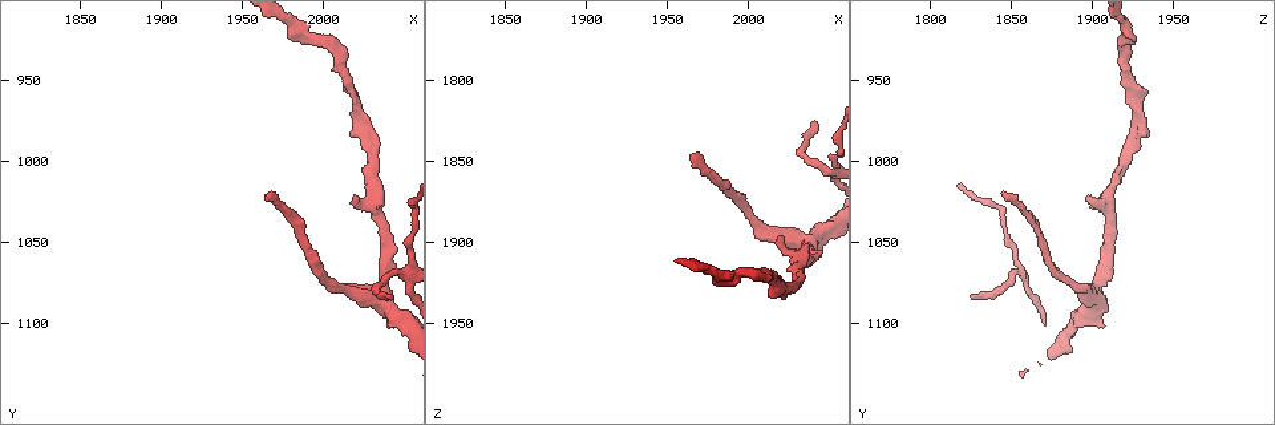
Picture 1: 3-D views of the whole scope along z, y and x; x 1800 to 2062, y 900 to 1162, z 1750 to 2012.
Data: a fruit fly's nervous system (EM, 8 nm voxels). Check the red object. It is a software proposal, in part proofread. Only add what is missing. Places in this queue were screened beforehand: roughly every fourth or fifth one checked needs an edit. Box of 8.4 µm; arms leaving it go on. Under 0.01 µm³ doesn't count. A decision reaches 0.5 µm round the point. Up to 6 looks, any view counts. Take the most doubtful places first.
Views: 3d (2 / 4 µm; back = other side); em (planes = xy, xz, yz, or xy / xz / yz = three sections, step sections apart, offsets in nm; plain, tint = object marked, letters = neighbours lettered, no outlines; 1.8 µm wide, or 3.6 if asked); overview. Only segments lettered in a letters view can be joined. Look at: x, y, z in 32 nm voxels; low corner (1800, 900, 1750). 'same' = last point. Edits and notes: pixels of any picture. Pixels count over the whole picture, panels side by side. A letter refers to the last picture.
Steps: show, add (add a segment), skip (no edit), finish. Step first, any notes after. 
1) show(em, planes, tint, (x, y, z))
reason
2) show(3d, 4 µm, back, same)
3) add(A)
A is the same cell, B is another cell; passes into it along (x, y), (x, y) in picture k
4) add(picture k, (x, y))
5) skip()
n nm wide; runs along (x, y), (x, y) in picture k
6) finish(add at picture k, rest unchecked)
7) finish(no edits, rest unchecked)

show(em, yz, step 4, tint, (1968, 1020, 1844))

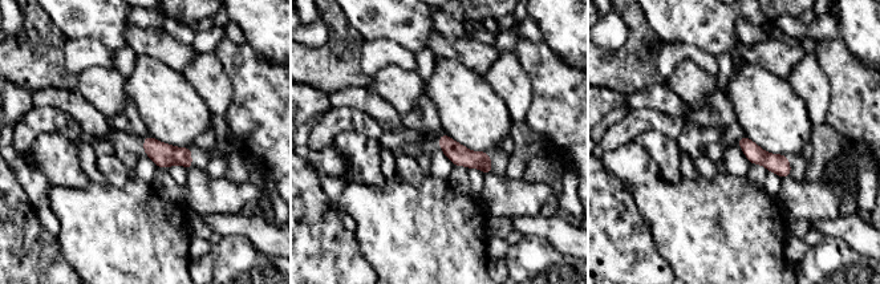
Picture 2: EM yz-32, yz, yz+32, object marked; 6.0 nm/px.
show(em, planes, letters, same)

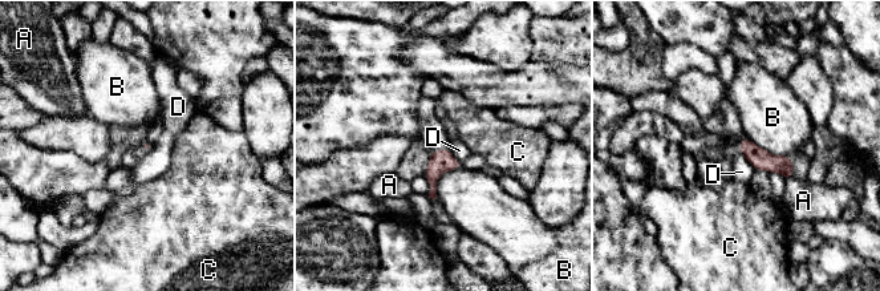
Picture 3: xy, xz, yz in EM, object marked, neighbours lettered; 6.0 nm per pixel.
skip()
A, B, C and D are other cells; border along (741, 152), (754, 170) in picture 3; none of them fits

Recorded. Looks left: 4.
show(3d, 4 µm, (2018, 1022, 1898))
an open end

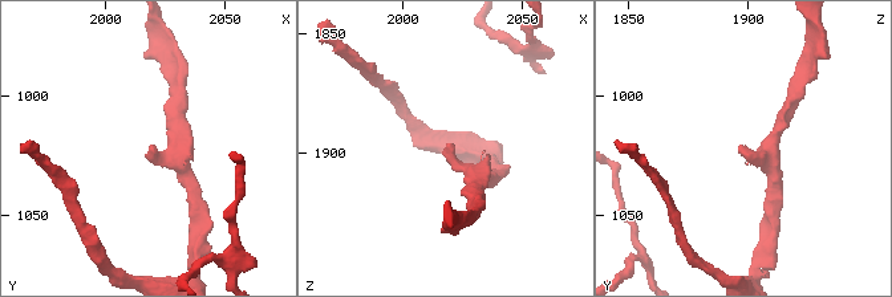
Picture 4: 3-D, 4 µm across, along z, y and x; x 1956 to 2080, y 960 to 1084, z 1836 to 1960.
show(em, yz, step 4, letters, (2019, 1022, 1895))

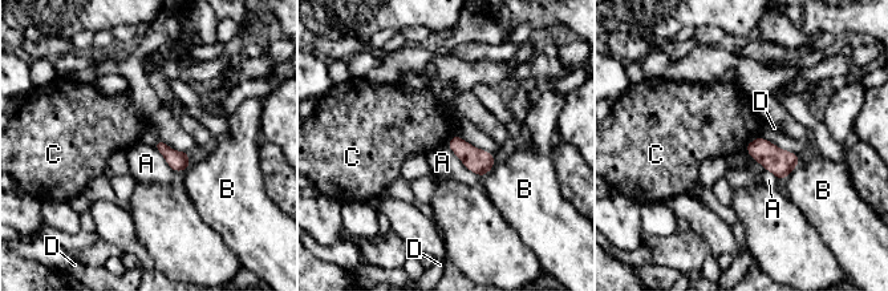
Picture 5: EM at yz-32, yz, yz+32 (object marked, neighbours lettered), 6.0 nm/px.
skip()
A, B, C and D are other cells; border along (446, 144), (459, 161), (478, 177) in picture 5; no lettered segment goes on from it

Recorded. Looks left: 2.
finish(no edits, rest unchecked)

